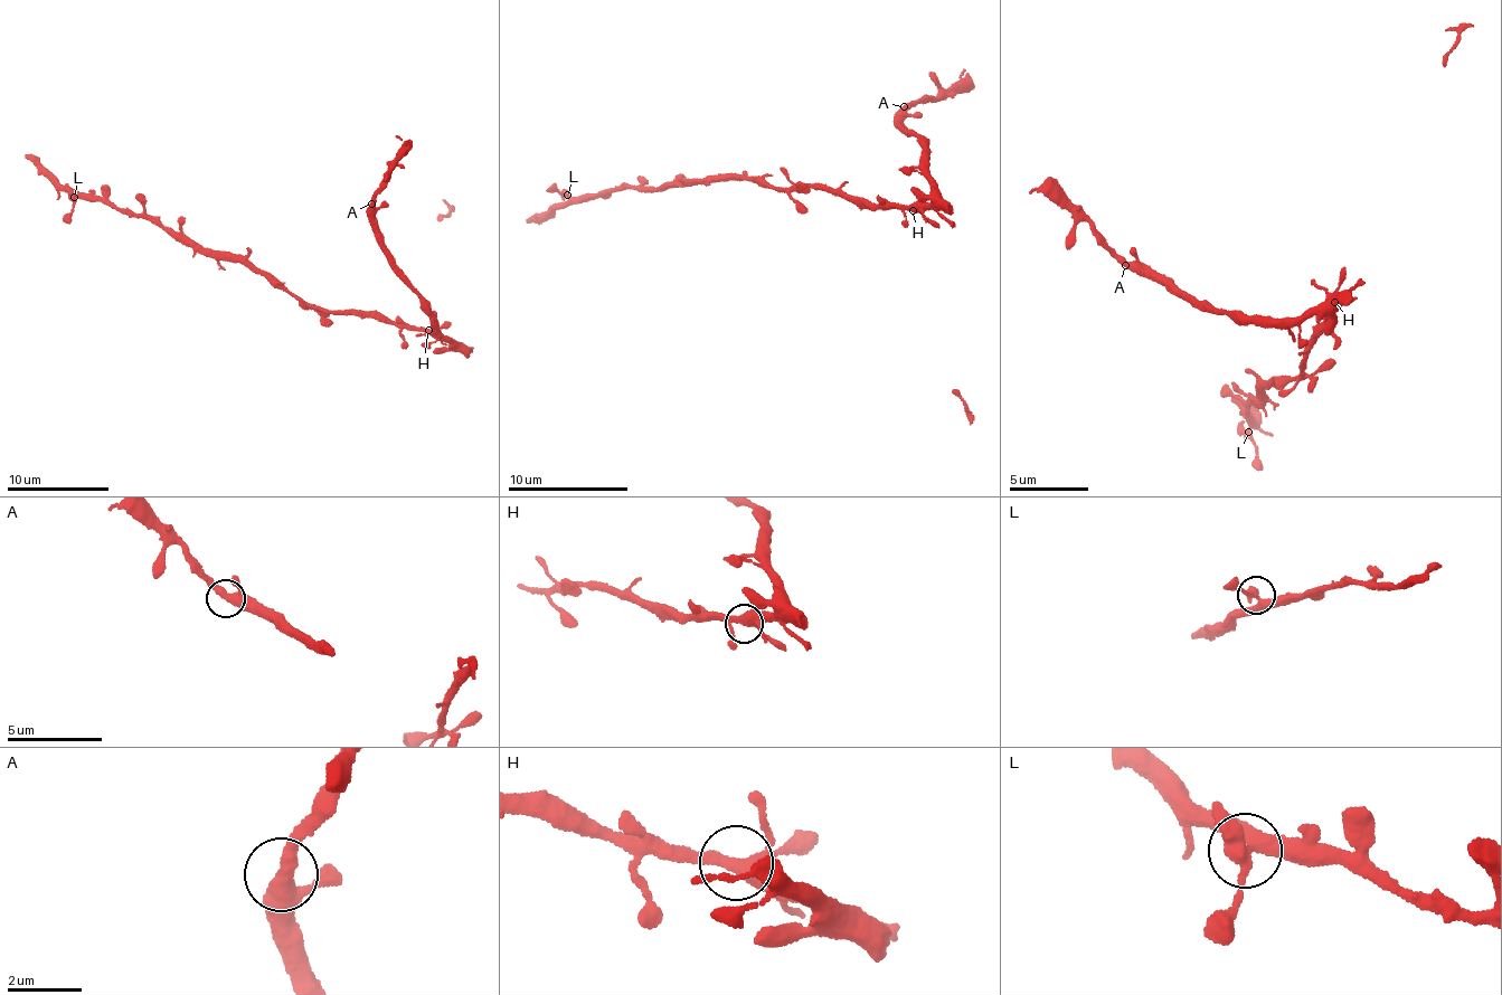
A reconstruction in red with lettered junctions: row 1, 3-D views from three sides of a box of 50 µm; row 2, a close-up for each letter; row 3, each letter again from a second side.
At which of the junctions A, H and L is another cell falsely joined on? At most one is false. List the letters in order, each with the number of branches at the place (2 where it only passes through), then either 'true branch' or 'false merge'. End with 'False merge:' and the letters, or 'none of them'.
A: 3 | true branch
H: 5 | true branch
L: 4 | false merge
False merge: L

